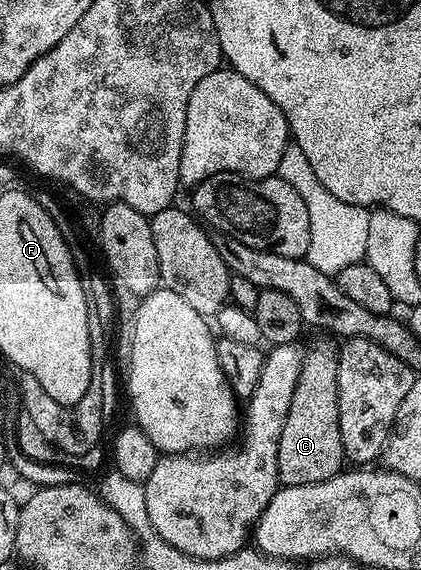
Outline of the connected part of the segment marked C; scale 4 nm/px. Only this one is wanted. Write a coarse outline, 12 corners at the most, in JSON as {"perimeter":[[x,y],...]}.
{"perimeter":[[304,350],[278,440],[286,486],[345,469],[338,350]]}

